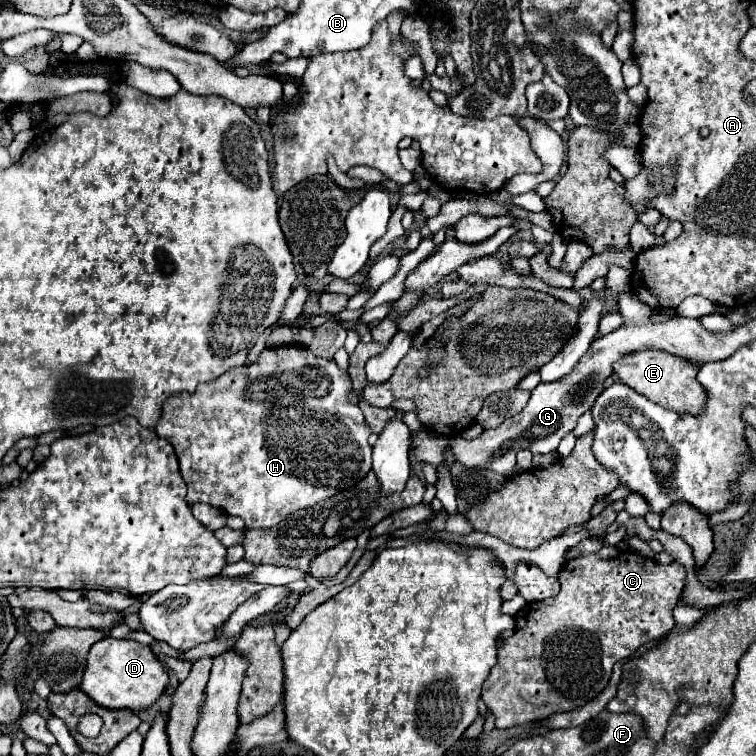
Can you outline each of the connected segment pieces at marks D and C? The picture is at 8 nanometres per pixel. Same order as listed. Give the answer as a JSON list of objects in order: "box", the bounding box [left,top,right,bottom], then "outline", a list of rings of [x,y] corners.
[{"box":[79,637,169,711],"outline":[[[105,637],[91,647],[79,689],[101,707],[139,711],[159,699],[159,695],[167,687],[167,681],[169,675],[165,667],[157,661],[157,657],[147,645],[127,639]]]},{"box":[481,551,686,729],"outline":[[[623,551],[615,559],[601,559],[597,553],[581,555],[563,565],[557,577],[561,591],[551,603],[535,603],[523,607],[515,615],[515,633],[497,643],[499,659],[489,673],[489,679],[485,679],[481,695],[487,709],[495,715],[497,729],[547,719],[555,711],[583,707],[605,689],[617,661],[633,655],[641,645],[655,641],[673,629],[673,609],[685,585],[686,571],[677,562],[663,565],[656,561],[656,565],[651,565],[651,561],[653,563],[637,551]]]}]

